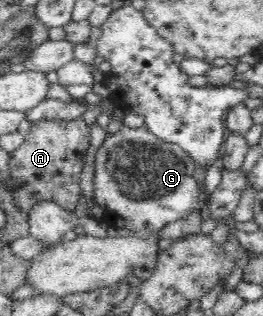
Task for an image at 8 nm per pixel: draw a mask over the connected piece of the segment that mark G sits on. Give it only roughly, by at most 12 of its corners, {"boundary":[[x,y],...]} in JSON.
{"boundary":[[146,126],[95,153],[112,229],[160,232],[199,202],[198,164]]}

